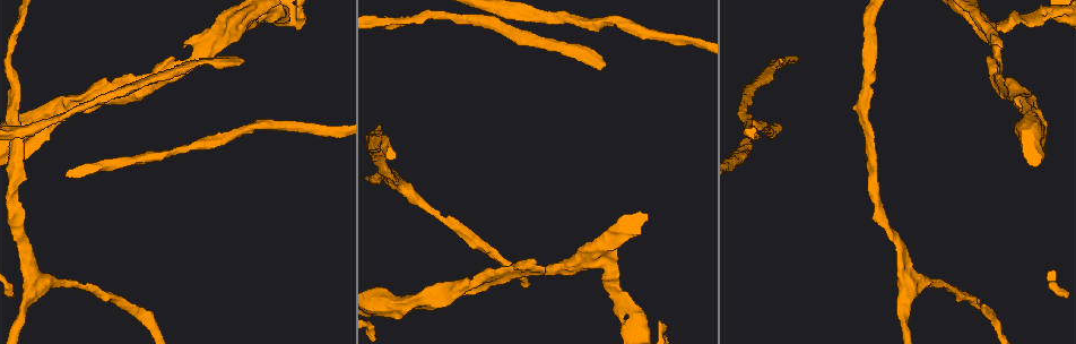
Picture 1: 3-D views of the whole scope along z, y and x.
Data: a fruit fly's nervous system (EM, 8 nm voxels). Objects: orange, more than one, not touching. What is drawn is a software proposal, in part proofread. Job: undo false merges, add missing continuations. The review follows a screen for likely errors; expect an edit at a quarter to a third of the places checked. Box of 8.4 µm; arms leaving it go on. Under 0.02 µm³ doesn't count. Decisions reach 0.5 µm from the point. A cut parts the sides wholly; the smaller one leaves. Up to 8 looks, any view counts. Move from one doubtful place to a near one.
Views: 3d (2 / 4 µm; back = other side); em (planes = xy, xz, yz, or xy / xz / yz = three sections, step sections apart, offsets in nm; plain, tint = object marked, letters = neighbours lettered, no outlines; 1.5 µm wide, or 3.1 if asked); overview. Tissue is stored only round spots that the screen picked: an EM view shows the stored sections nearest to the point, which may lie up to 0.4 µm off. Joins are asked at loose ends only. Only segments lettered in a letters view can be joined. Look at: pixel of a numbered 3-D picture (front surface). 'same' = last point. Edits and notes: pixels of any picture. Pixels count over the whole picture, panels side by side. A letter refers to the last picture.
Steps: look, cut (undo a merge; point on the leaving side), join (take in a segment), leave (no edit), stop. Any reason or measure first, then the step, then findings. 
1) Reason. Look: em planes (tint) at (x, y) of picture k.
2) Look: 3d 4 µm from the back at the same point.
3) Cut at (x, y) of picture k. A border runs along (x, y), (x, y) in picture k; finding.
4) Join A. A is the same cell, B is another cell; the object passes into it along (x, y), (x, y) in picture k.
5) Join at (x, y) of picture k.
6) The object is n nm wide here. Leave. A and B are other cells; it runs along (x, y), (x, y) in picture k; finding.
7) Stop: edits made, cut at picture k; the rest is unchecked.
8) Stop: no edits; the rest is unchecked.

Four arms meet. Look: em planes (plain) at (238, 26) of picture 1.

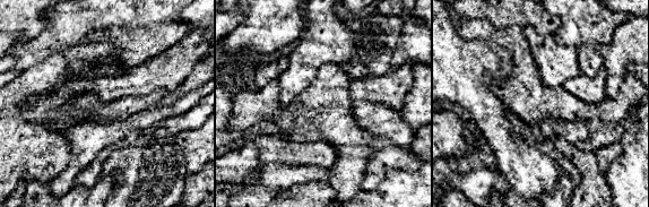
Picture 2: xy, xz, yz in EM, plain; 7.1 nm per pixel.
Look: em planes (tint) at the same point.

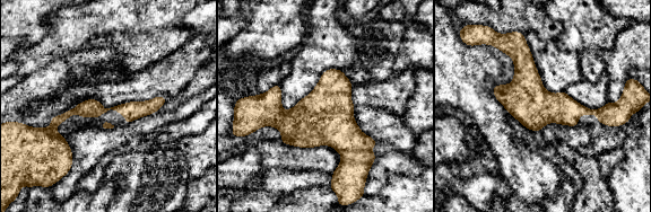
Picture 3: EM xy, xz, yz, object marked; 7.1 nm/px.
Look: em planes (letters) at the same point.

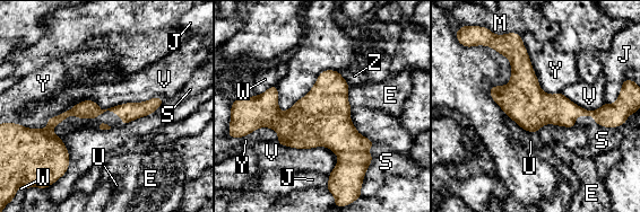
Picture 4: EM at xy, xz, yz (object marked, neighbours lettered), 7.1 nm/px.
The object is 300 nm wide here. Leave. E, J, M, S, U, V, W, Y and Z are other cells; it runs along (506, 52), (550, 108), (606, 112) in picture 4; continuous, no second neuron.

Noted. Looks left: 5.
Thick turns thin. Look: 3d 2 µm at (1012, 89) of picture 1.

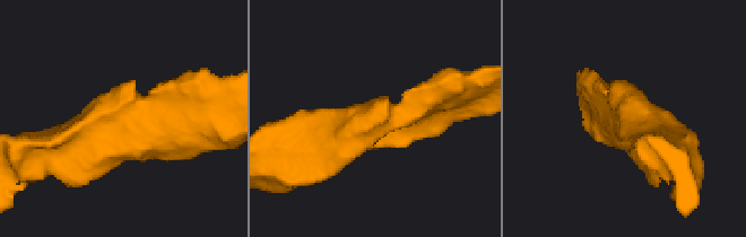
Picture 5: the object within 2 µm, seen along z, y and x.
Shape alone is not enough. Look: em xy step 8 (tint) at (143, 110) of picture 5.

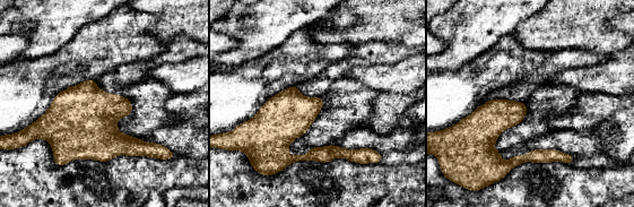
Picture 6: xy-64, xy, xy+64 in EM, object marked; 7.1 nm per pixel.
Look: em planes (letters) at the same point.

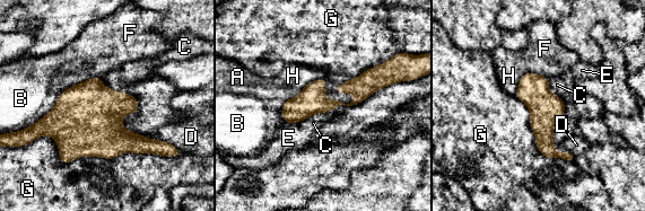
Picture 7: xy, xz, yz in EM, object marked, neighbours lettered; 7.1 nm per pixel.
Leave. A, B, C, D, E, F, G and H are other cells; it runs along (390, 70), (350, 104), (285, 116) in picture 7; continuous, no second neuron.

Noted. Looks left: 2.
Stop: no edits; the rest is unchecked.

